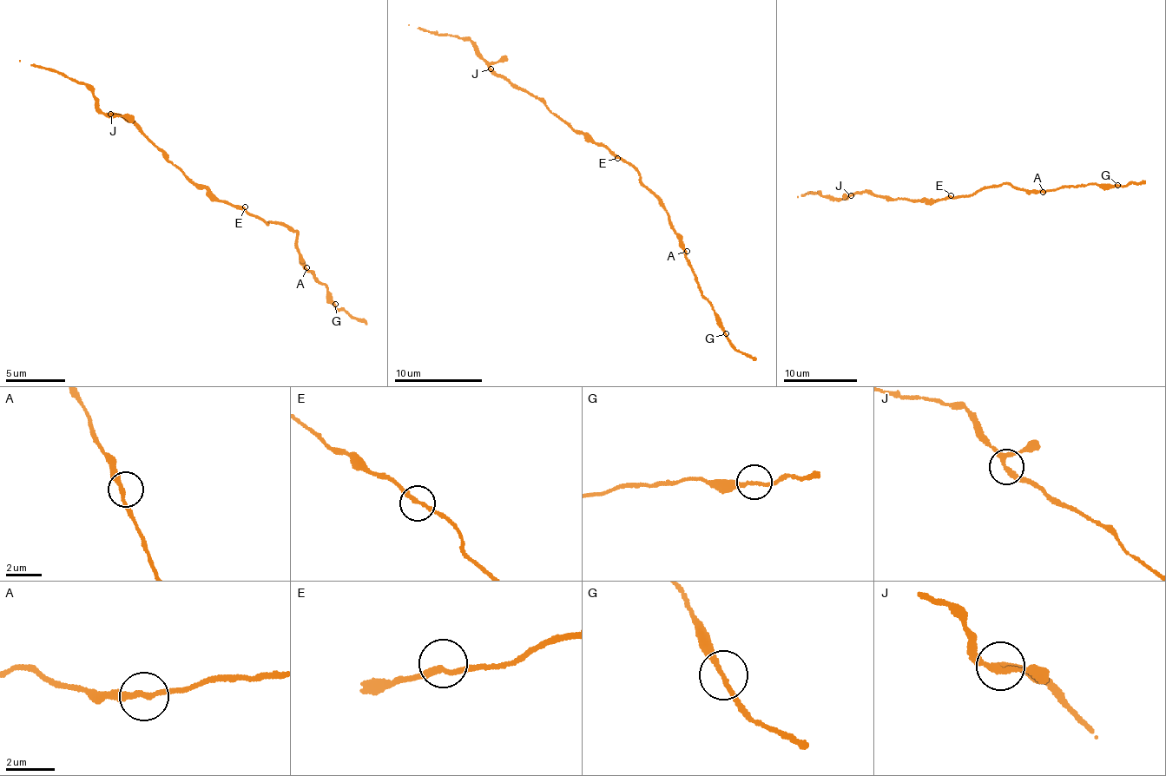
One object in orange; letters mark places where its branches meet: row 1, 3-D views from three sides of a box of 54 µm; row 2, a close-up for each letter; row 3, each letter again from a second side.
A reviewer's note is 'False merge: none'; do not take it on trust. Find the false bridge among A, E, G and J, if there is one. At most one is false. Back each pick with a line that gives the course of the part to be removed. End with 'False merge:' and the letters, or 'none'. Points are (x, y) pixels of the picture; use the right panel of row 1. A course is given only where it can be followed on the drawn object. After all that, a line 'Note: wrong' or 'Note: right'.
False merge: none
Note: right

